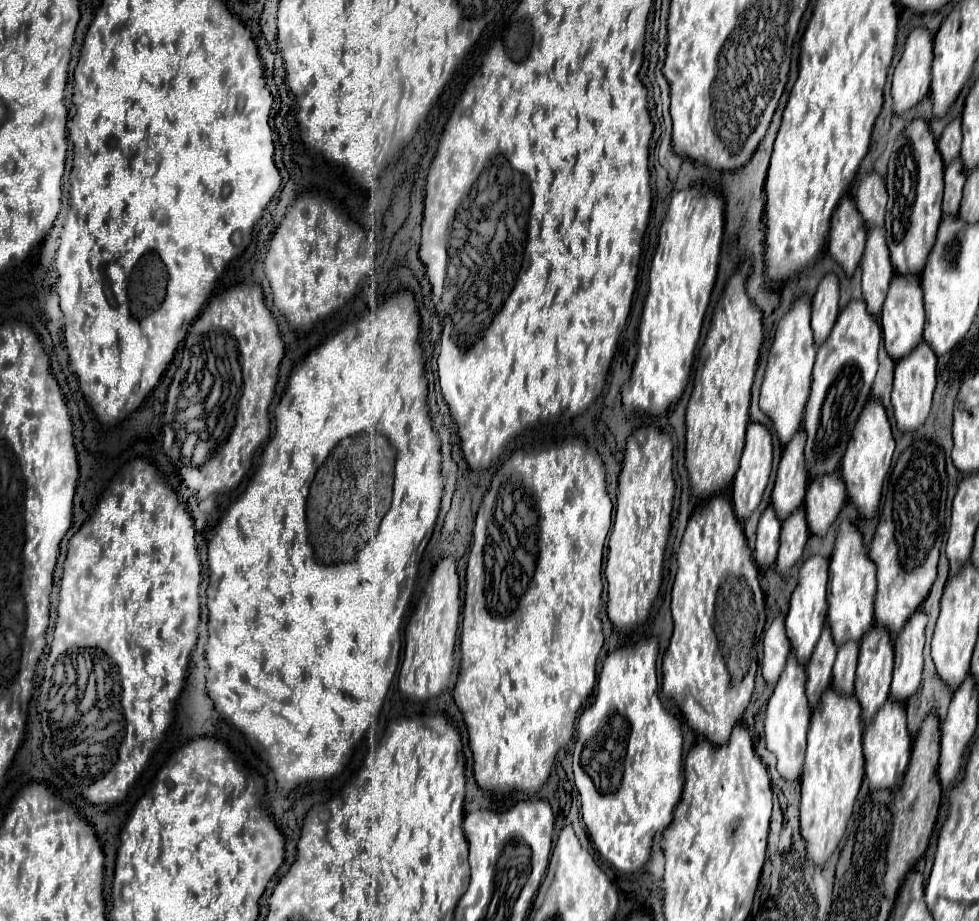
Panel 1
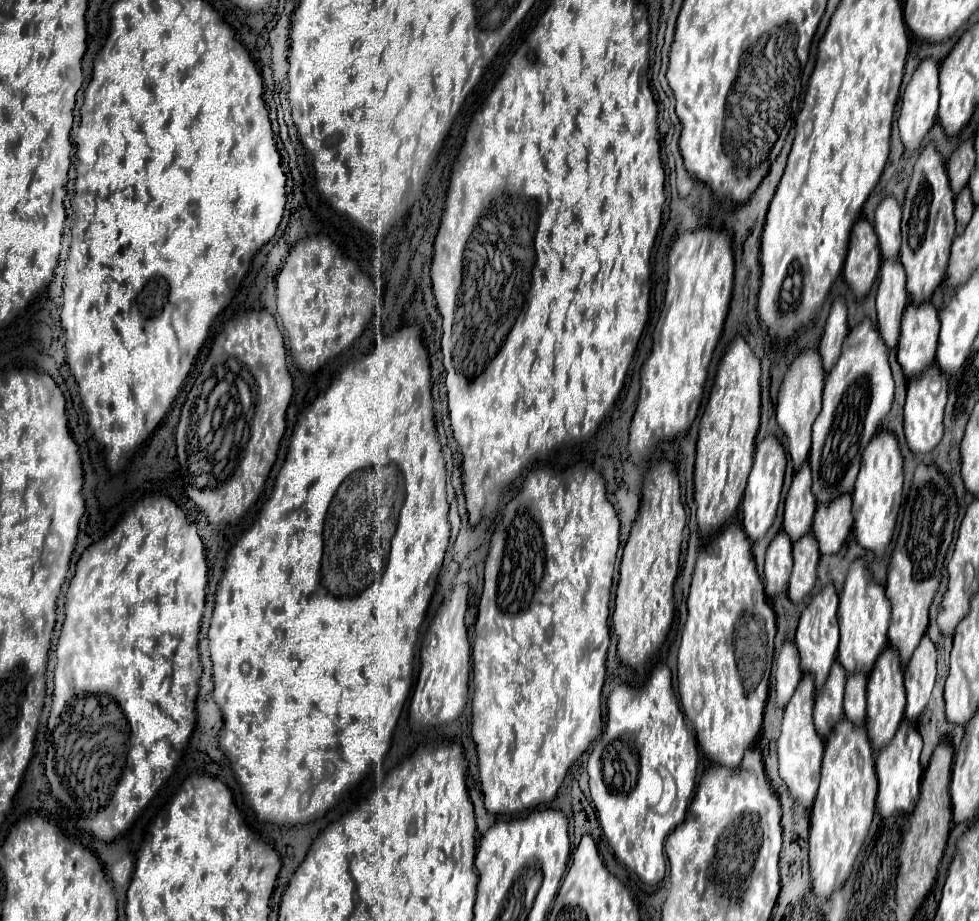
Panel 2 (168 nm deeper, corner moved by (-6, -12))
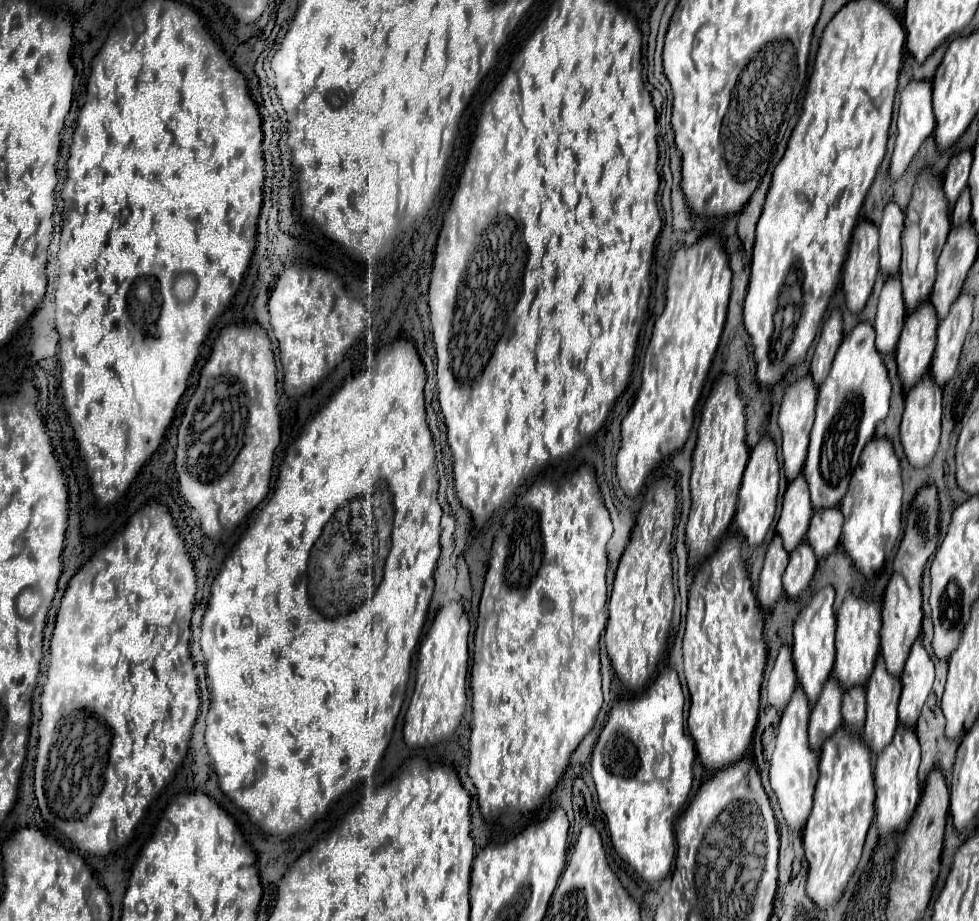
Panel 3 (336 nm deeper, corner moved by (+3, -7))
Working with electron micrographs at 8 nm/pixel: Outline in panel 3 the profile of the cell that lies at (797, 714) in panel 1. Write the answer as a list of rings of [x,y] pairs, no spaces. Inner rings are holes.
[[[798,685],[788,707],[782,713],[778,735],[776,735],[776,749],[770,761],[770,787],[778,797],[782,815],[790,831],[800,831],[804,827],[812,809],[812,793],[818,779],[818,755],[810,749],[808,733],[806,733],[808,715],[810,715],[810,705],[806,701],[806,695],[802,693],[802,687]]]

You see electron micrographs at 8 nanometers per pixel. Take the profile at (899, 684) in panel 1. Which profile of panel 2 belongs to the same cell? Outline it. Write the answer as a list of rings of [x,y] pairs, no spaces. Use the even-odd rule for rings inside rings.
[[[925,634],[917,646],[911,662],[905,668],[905,690],[907,690],[907,708],[905,720],[917,722],[919,714],[927,706],[937,676],[937,652],[931,638]]]

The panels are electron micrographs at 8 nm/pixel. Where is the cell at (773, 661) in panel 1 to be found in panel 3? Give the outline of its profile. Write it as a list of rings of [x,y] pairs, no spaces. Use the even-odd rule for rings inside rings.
[[[782,645],[766,685],[768,703],[778,711],[786,709],[786,701],[790,701],[790,693],[794,693],[794,685],[796,685],[796,671],[792,663],[792,653],[788,645]]]

